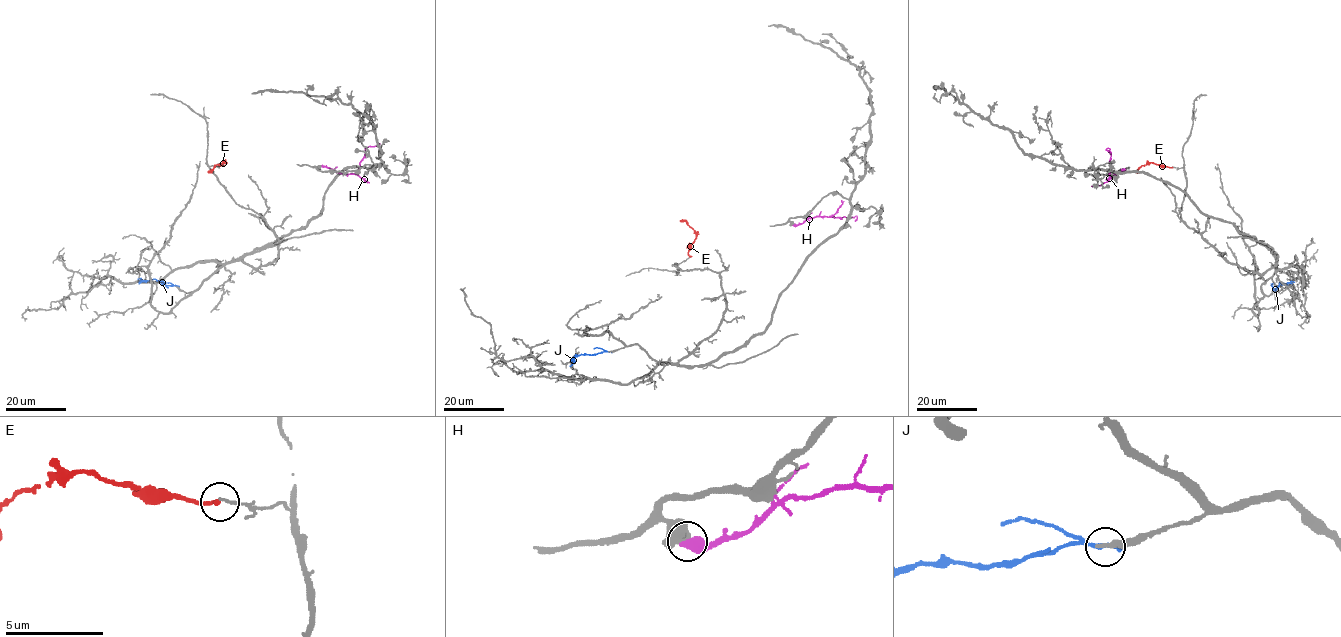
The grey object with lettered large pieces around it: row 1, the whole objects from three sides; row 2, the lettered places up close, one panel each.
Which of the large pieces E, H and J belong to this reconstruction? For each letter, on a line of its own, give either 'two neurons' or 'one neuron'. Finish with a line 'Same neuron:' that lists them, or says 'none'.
E: two neurons
H: two neurons
J: two neurons
Same neuron: none

